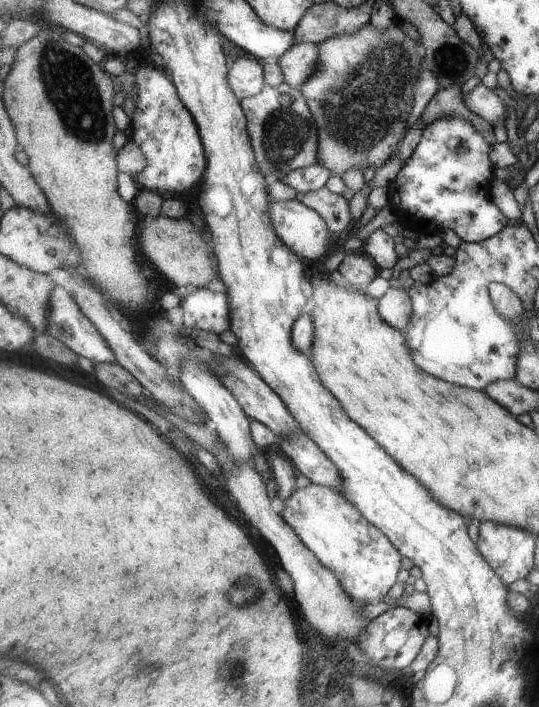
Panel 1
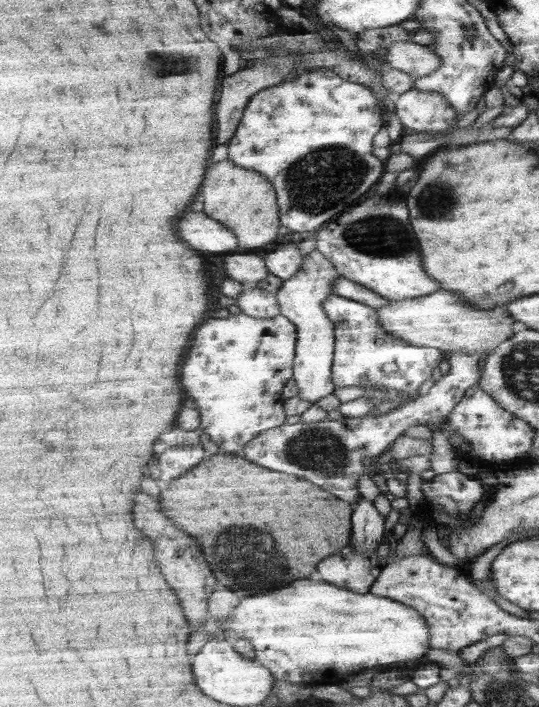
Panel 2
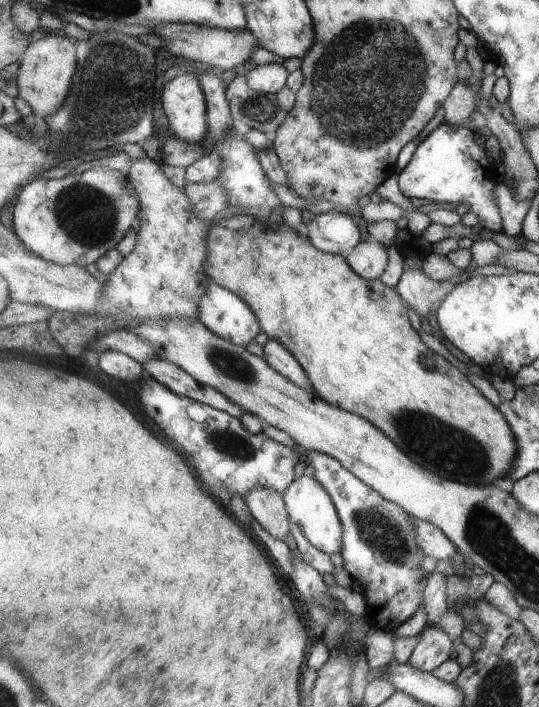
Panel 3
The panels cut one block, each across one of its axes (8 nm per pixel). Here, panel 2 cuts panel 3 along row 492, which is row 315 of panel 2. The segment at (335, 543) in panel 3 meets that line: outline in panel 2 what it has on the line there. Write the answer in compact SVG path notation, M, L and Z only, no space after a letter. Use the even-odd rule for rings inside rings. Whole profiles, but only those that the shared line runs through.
M314 248L304 256L301 262L299 272L293 278L282 281L282 286L275 293L282 314L285 315L293 324L295 324L298 334L296 342L296 360L294 361L294 380L299 388L297 397L313 401L314 404L321 398L329 396L335 392L336 383L332 379L332 366L334 365L334 357L336 354L336 324L329 318L328 312L325 310L324 302L331 298L334 294L334 282L340 277L340 272L335 264L320 250Z

